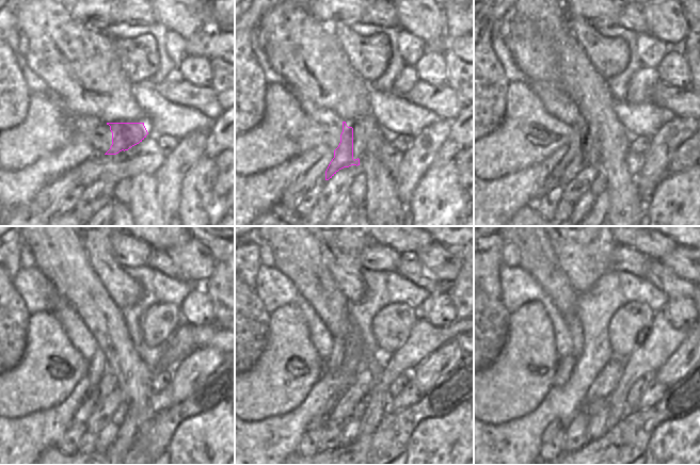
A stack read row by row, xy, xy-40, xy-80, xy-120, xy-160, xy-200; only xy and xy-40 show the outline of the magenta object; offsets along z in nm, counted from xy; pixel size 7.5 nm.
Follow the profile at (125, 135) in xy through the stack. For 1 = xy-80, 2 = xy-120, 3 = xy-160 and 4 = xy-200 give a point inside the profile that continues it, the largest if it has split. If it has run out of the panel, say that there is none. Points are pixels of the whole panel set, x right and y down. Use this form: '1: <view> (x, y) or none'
1: xy-80 (585, 155)
2: xy-120 (108, 383)
3: xy-160 (320, 420)
4: xy-200 (552, 430)

